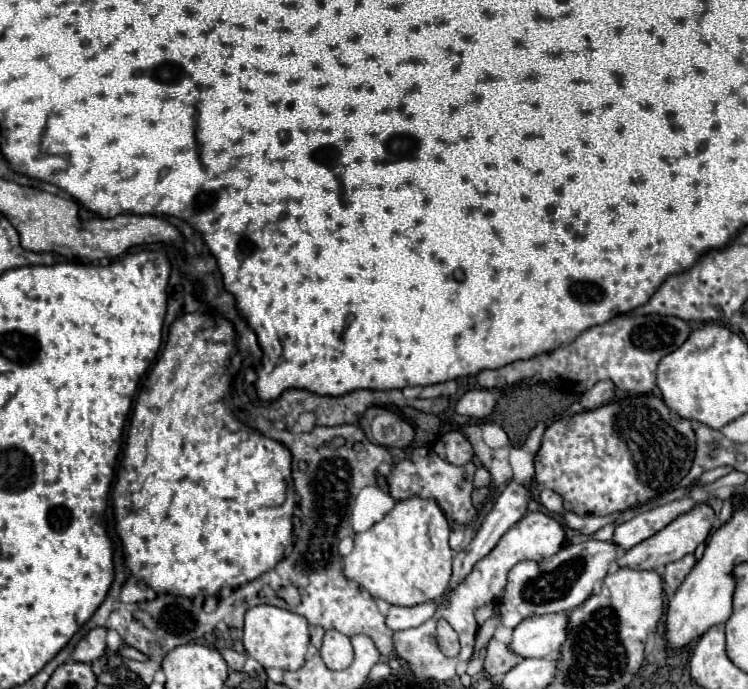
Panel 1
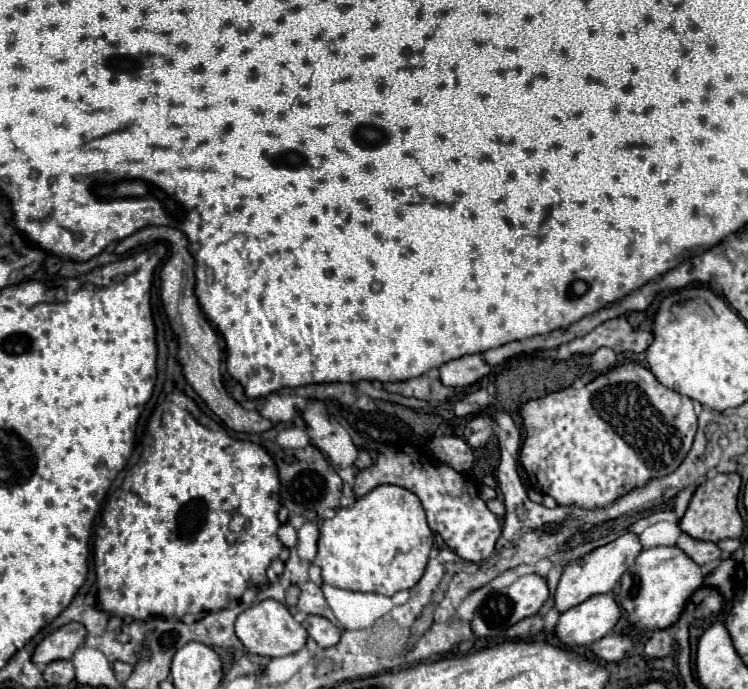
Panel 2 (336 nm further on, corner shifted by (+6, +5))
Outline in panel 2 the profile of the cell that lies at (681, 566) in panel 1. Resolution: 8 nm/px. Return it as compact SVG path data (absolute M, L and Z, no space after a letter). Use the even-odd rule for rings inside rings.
M682 533L678 543L676 543L688 557L692 557L698 565L714 565L720 561L722 551L716 543L712 541L698 541L690 537L688 533Z

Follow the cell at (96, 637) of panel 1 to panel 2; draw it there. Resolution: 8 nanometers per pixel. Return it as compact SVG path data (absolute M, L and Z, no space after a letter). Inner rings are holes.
M68 623L60 629L56 629L54 633L46 635L34 649L32 653L32 661L38 663L52 663L58 659L70 659L74 655L74 651L84 643L86 637L86 629L80 623Z

